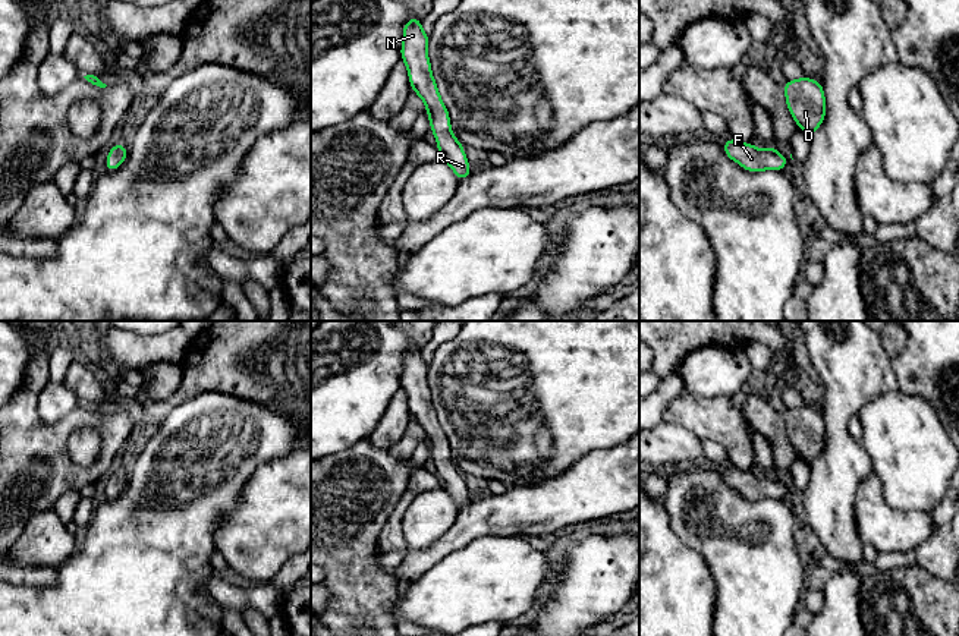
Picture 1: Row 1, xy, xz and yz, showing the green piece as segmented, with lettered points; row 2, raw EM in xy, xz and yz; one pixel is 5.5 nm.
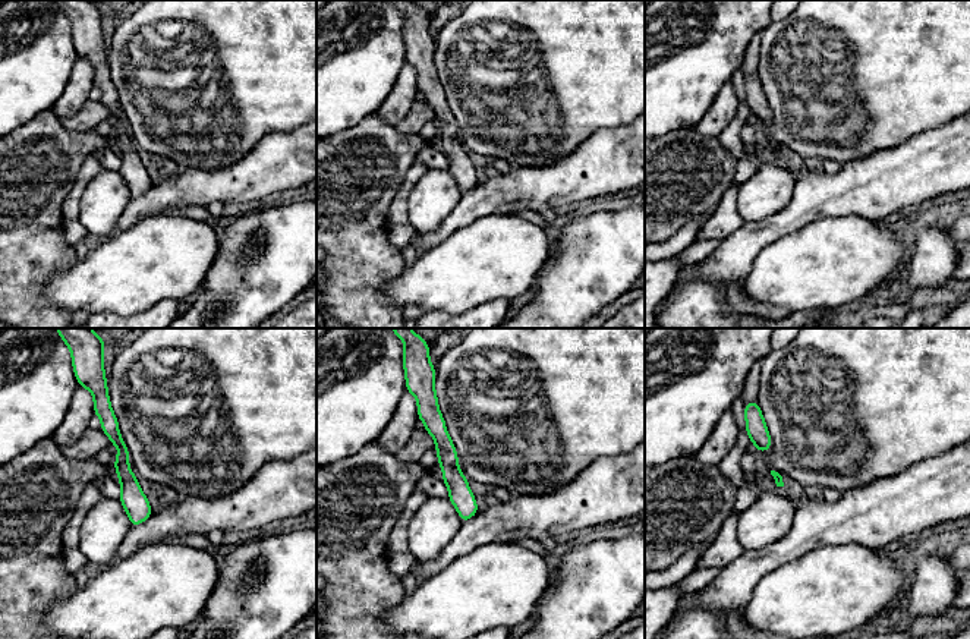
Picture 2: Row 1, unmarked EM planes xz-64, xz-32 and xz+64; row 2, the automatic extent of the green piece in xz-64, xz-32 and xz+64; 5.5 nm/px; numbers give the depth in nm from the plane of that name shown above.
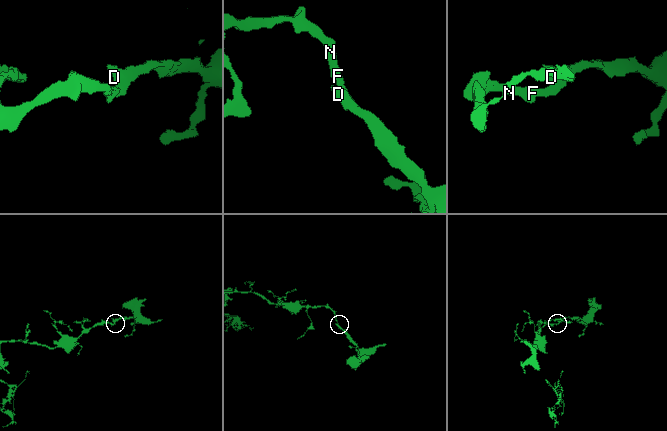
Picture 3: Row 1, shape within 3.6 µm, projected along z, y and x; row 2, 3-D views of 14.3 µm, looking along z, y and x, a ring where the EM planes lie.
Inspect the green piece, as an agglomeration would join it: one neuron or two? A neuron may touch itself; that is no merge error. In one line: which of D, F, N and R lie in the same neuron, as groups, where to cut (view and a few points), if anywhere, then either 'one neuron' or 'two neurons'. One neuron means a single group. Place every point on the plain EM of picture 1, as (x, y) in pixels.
D F N R; no cut; one neuron

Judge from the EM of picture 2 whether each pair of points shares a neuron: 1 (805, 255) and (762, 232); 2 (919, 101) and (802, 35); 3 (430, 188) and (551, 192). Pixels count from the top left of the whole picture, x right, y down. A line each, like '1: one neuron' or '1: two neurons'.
1: two neurons
2: one neuron
3: two neurons

